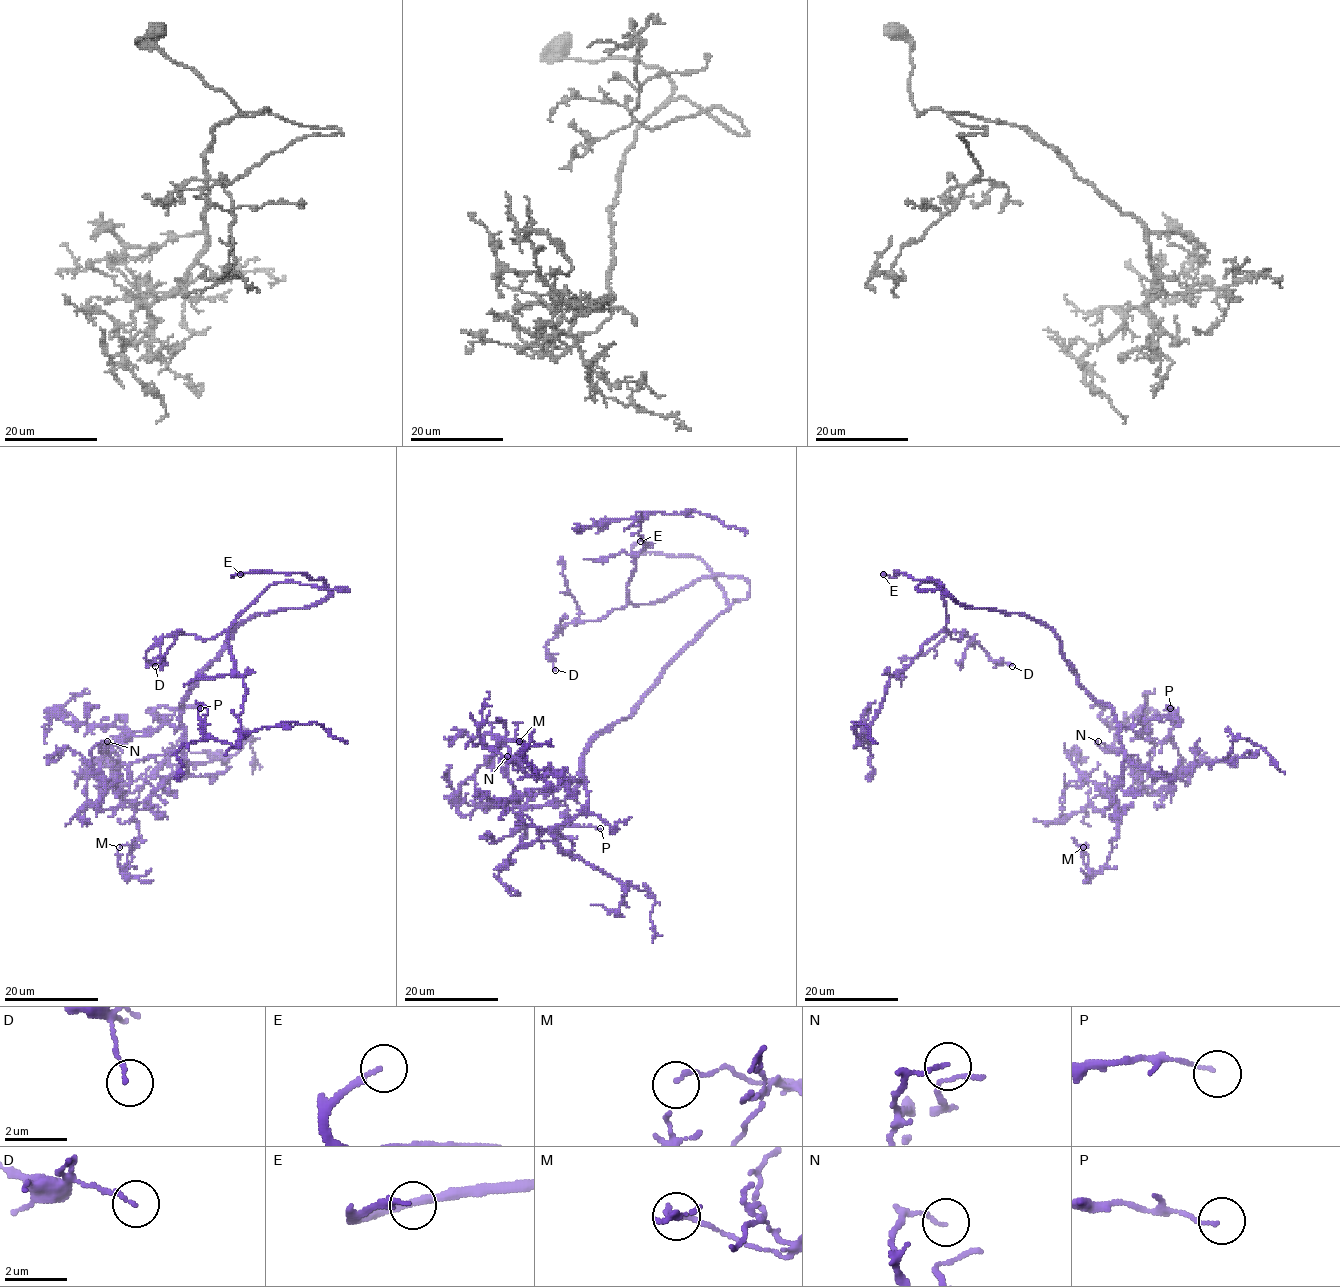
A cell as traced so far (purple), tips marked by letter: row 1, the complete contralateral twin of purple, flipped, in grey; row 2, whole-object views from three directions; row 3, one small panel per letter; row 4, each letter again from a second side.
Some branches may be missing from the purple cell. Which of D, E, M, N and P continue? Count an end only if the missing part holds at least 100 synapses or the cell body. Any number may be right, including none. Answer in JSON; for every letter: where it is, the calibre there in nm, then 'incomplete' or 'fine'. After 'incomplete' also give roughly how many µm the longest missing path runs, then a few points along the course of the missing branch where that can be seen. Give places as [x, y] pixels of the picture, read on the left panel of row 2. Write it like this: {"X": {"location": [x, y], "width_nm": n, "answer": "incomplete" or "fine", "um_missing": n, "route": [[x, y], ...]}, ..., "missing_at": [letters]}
{"D": {"location": [155, 666], "width_nm": 120, "answer": "fine"}, "E": {"location": [240, 574], "width_nm": 140, "answer": "incomplete", "um_missing": 10, "route": [[240, 574], [259, 573]]}, "M": {"location": [119, 847], "width_nm": 100, "answer": "fine"}, "N": {"location": [107, 741], "width_nm": 110, "answer": "fine"}, "P": {"location": [200, 708], "width_nm": 100, "answer": "fine"}, "missing_at": ["E"]}

